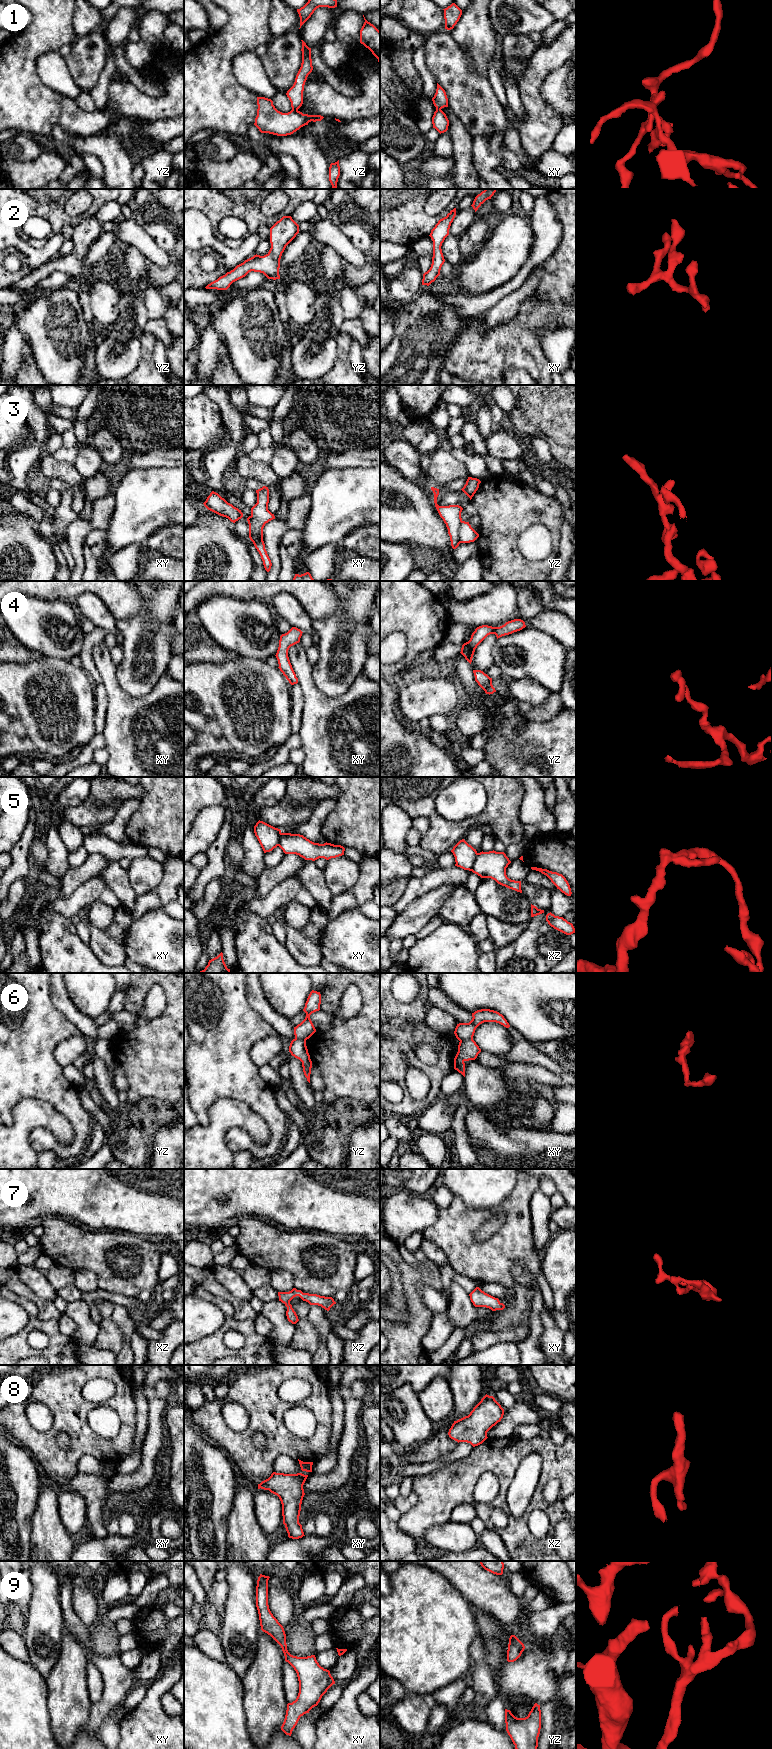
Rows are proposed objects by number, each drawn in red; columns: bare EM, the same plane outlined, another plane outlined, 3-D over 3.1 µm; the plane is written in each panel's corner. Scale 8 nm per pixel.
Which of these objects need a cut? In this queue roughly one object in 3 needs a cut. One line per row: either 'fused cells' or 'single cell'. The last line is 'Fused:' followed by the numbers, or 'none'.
1: fused cells
2: single cell
3: single cell
4: single cell
5: fused cells
6: single cell
7: single cell
8: single cell
9: single cell
Fused: 1, 5

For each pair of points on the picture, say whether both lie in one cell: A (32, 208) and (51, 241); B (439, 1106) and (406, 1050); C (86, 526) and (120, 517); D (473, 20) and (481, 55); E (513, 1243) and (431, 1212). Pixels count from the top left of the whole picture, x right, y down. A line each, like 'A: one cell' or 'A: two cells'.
A: two cells
B: two cells
C: two cells
D: one cell
E: two cells

